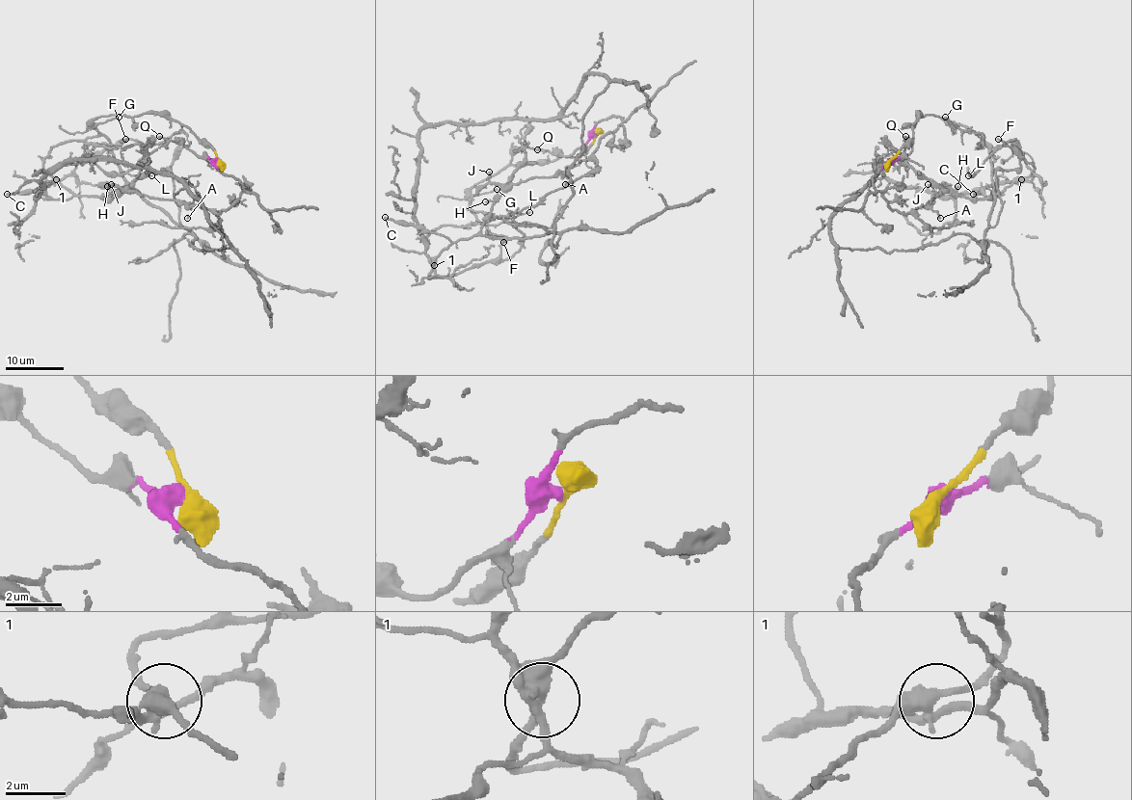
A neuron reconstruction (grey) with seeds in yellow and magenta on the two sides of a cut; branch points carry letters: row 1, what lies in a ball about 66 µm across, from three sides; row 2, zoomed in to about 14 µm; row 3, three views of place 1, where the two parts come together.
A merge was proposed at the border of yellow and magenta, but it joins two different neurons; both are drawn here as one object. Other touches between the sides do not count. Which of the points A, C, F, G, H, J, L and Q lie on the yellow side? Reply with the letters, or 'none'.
C, F, G, H, L

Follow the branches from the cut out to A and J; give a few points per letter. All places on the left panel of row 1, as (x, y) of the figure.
A: (217, 161), (214, 165), (223, 173), (236, 178), (244, 188), (240, 196), (220, 213), (192, 206), (186, 218)
J: (217, 161), (214, 165), (236, 178), (244, 188), (220, 213), (179, 204), (171, 199), (122, 191), (111, 184)

